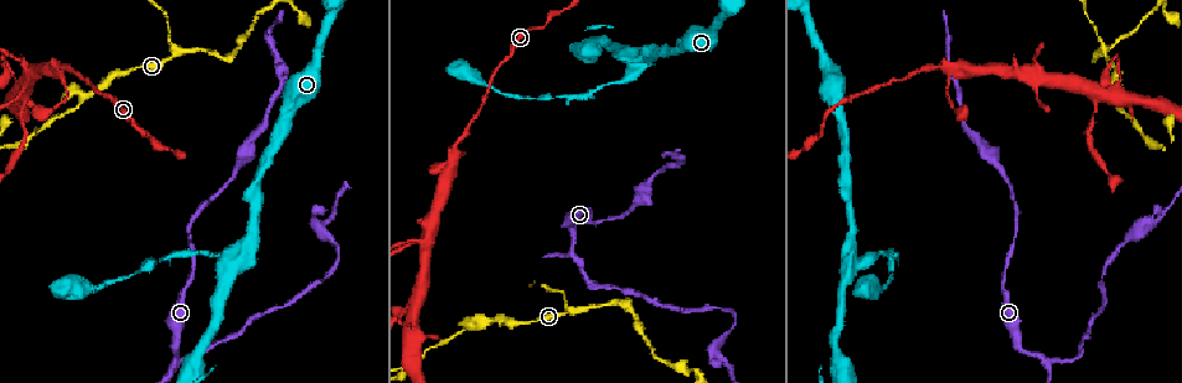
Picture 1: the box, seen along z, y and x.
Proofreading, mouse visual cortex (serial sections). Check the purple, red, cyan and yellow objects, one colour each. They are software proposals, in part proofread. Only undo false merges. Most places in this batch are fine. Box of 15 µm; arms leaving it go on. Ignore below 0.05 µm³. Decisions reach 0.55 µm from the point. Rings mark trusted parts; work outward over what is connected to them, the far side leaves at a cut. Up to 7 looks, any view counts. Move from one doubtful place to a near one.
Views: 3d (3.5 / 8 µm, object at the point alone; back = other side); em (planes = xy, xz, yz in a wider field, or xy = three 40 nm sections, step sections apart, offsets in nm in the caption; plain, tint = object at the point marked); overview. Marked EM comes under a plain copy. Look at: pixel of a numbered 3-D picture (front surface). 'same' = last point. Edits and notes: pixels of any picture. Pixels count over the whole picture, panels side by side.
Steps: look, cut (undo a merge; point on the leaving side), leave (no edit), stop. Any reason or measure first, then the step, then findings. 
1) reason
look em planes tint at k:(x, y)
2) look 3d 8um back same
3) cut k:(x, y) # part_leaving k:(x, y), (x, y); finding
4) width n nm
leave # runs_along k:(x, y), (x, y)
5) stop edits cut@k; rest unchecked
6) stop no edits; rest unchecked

arms part here
look em xy step 3 tint at 1:(81, 102)

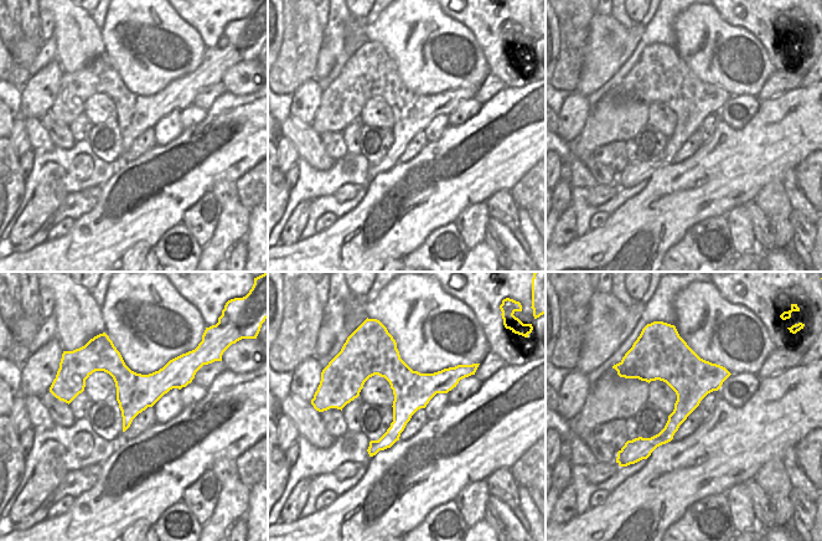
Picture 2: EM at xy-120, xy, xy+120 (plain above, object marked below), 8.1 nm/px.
look 3d 3.5um same

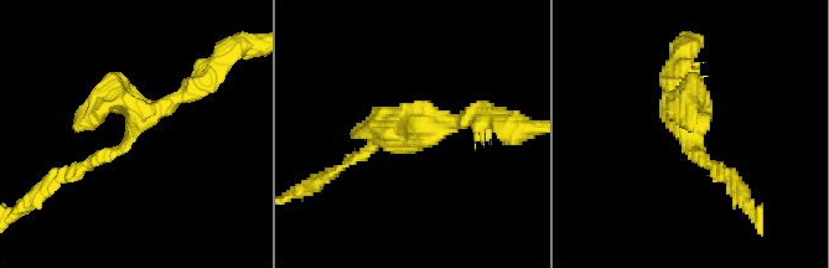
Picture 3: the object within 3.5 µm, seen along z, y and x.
leave # runs_along 2:(460, 375), (370, 369), (342, 401); one cell here

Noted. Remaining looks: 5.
calibre changes
look em xy step 3 tint at 1:(1098, 36)

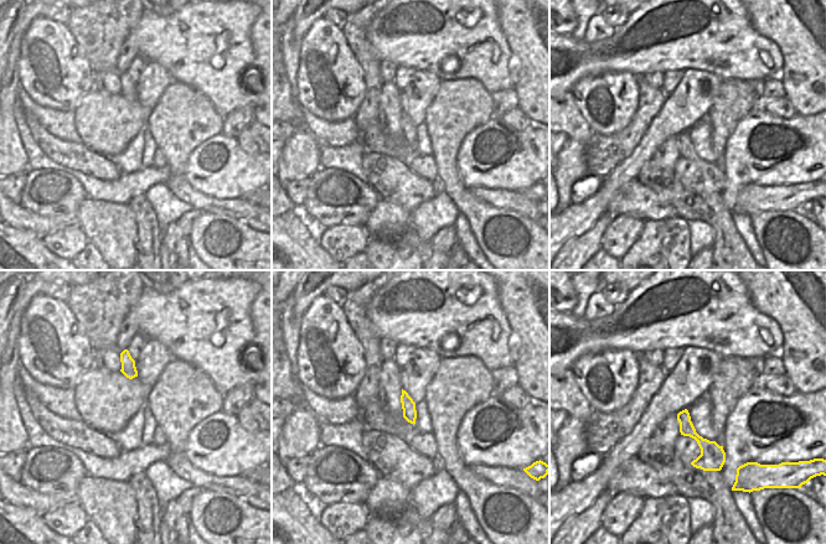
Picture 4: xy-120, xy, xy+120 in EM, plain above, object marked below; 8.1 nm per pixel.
wider look
look 3d 3.5um same

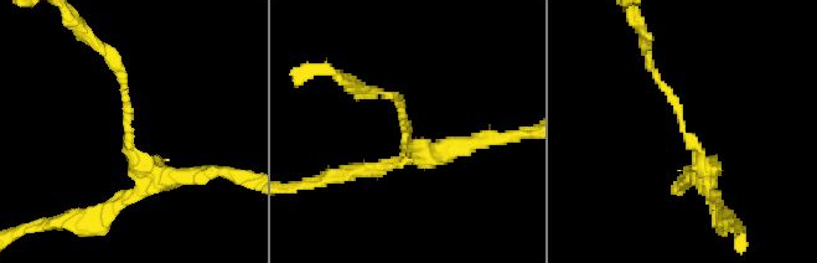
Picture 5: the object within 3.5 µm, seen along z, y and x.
leave # continuous, no second cell

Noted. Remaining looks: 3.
narrows sharply
look 3d 8um at 1:(558, 96)

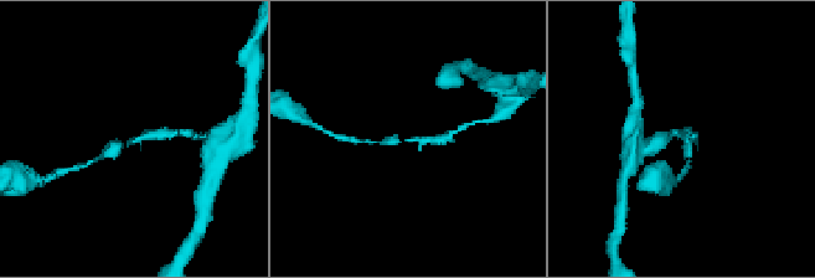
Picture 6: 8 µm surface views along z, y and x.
look 3d 3.5um at 6:(687, 141)

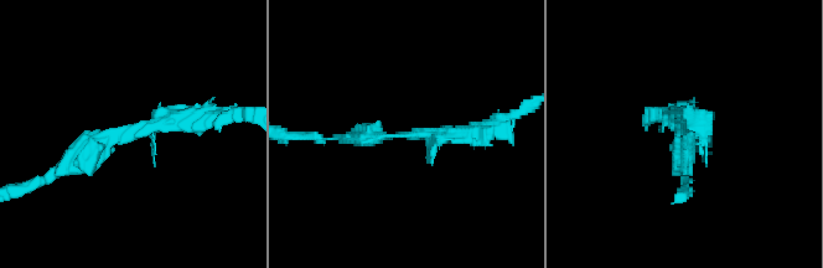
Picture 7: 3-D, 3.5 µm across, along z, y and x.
leave # runs_along 7:(196, 117), (112, 135), (44, 178); one cell here

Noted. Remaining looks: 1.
stop no edits; rest unchecked

